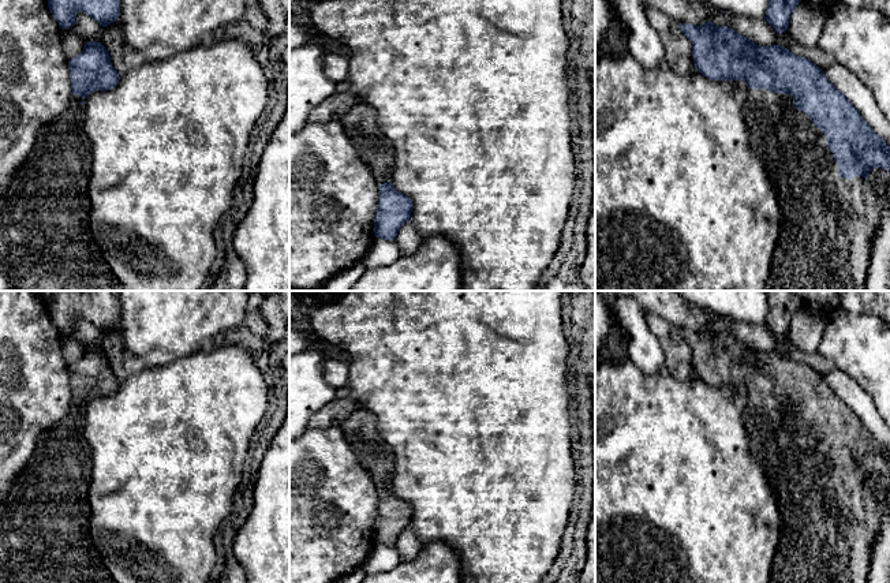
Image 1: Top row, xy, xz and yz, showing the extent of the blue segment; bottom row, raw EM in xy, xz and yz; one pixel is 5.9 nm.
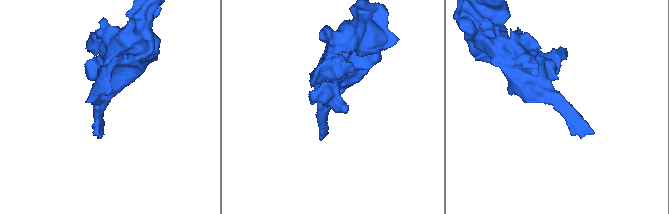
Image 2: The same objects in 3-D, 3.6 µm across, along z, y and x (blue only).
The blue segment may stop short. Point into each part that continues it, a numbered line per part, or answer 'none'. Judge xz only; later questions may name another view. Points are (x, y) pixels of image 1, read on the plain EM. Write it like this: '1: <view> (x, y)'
1: xz (376, 455)

